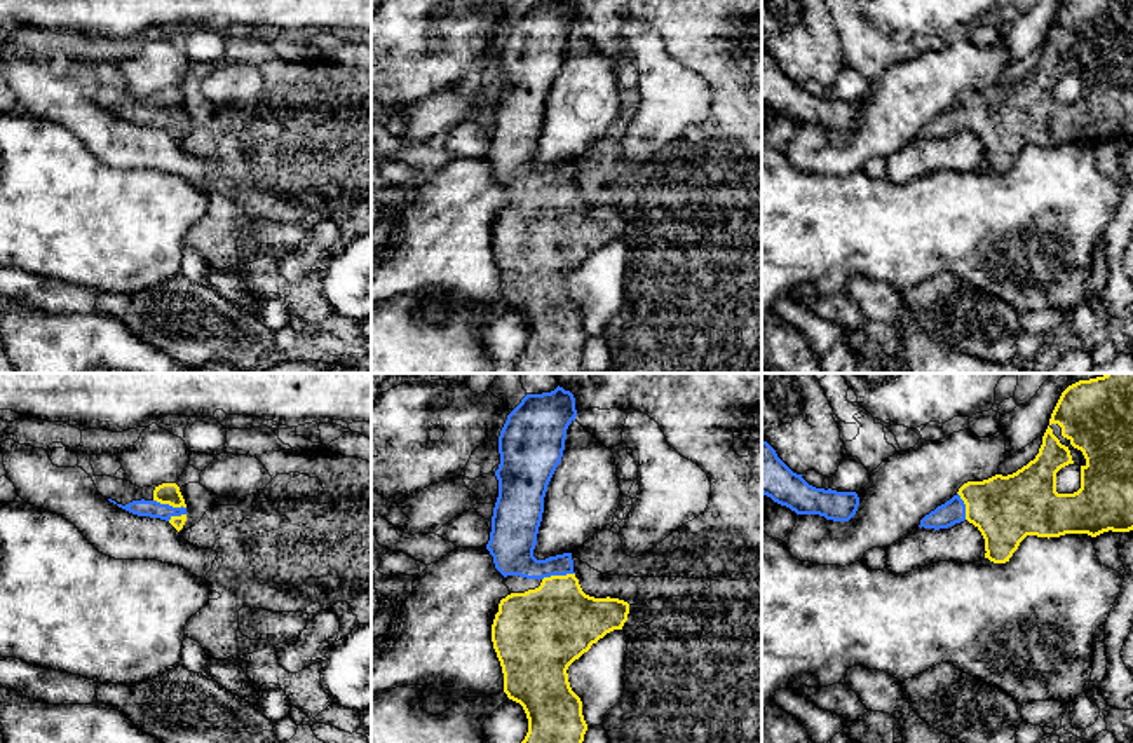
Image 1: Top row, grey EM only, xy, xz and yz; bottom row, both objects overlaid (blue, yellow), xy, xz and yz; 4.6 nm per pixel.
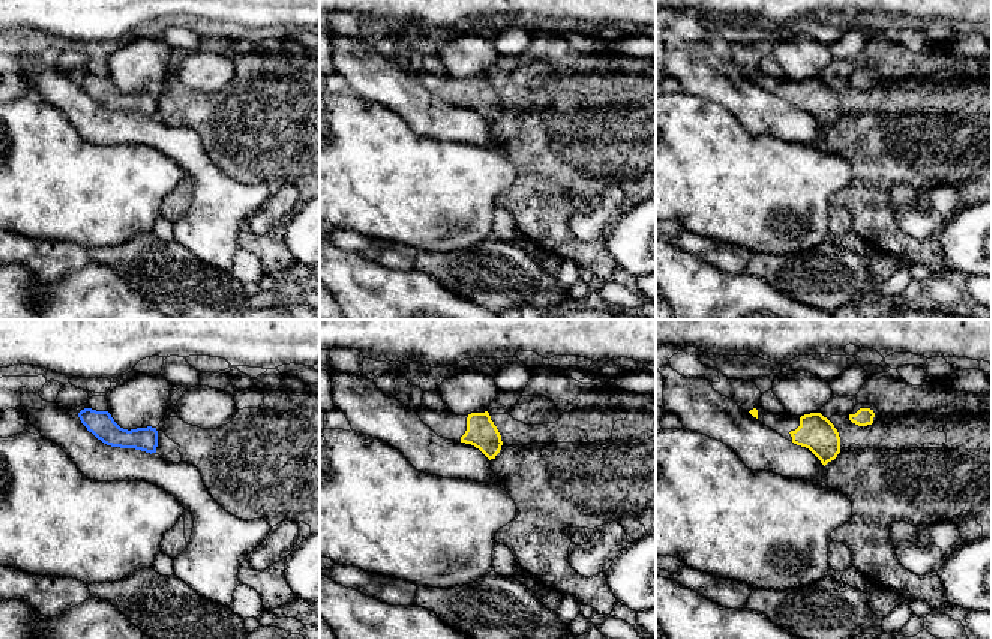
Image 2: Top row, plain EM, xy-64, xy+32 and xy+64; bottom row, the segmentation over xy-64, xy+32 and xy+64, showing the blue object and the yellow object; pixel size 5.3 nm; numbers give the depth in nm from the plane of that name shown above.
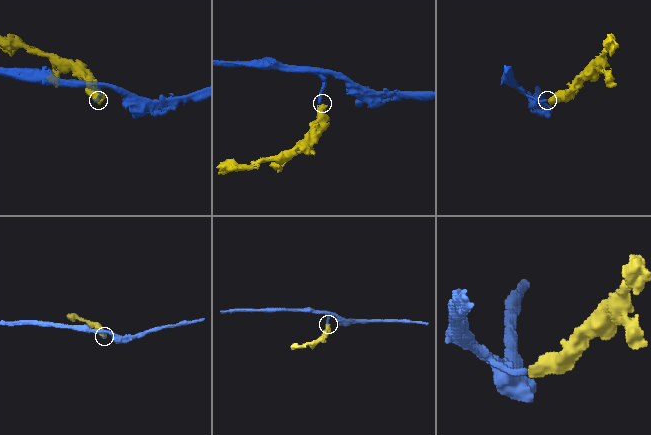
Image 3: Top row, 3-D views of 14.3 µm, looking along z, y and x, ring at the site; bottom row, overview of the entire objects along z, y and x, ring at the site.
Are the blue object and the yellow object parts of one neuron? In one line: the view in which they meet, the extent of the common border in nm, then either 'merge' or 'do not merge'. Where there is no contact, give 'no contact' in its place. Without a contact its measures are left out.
meets blue in xy; contact 160 nm long; merge

